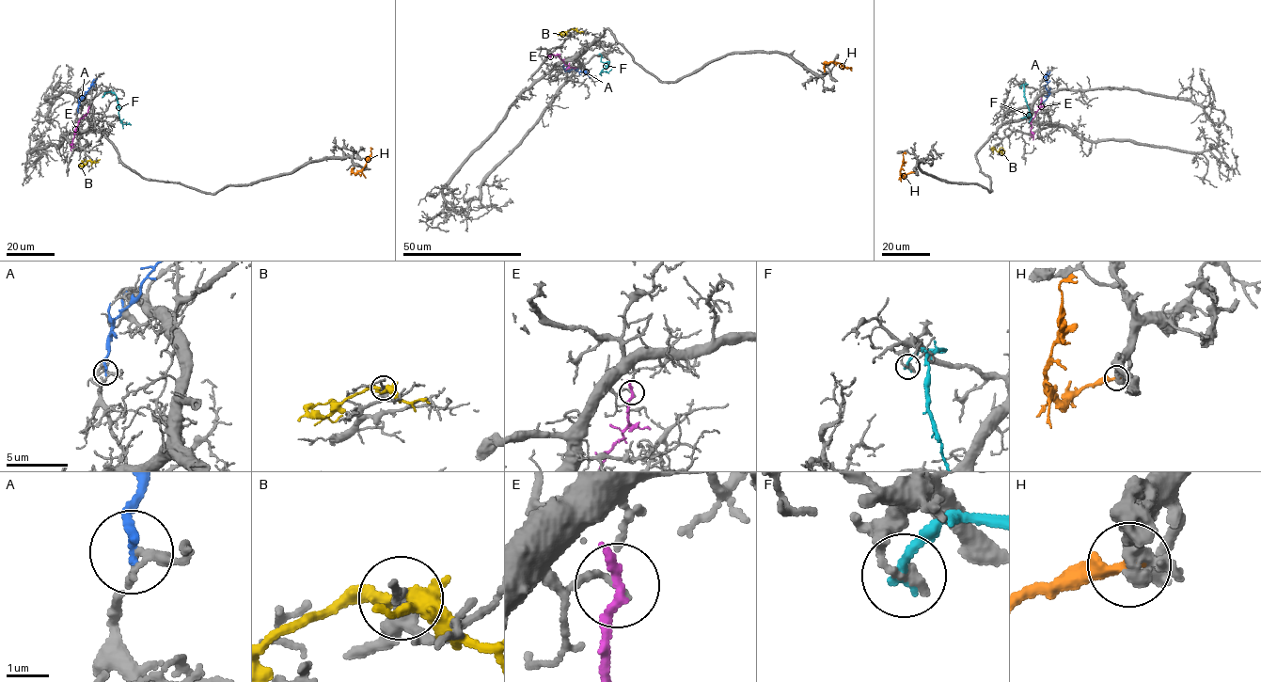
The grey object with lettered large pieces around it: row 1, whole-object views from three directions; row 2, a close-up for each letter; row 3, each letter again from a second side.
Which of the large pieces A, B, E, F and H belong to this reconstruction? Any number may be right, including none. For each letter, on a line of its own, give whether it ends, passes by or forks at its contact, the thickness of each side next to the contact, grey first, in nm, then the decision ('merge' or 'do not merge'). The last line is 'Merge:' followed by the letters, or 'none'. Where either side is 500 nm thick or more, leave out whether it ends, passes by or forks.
A: it ends there; 180 nm thick on the grey side, 240 nm on the other; do not merge
B: it forks there; 240 nm thick on the grey side, 260 nm on the other; do not merge
E: it ends there; 170 nm thick on the grey side, 280 nm on the other; do not merge
F: it ends there; 260 nm thick on the grey side, 260 nm on the other; do not merge
H: it ends there; 360 nm thick on the grey side, 320 nm on the other; merge
Merge: H

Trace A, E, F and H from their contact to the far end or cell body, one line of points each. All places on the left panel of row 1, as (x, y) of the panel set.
A: (77, 112), (79, 103), (97, 78)
E: (88, 108), (75, 131), (71, 150)
F: (102, 96), (108, 91), (114, 94), (120, 120), (123, 124), (131, 124)
H: (353, 167), (353, 172), (359, 171), (372, 149)

